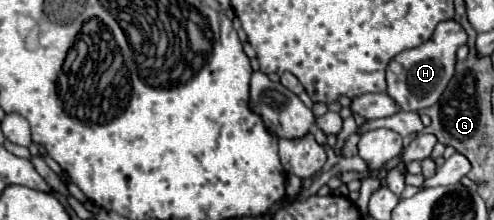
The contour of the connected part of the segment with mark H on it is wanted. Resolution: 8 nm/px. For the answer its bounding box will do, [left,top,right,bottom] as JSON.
[387,20,467,112]

